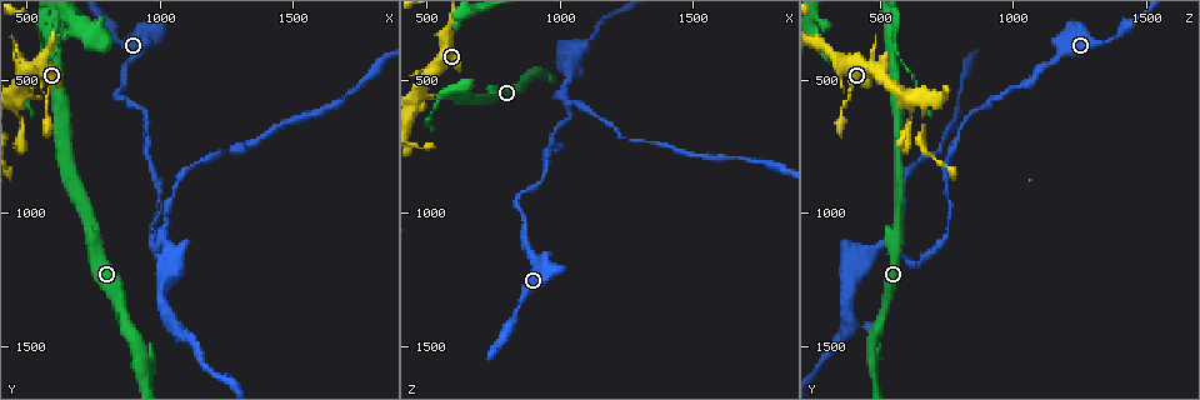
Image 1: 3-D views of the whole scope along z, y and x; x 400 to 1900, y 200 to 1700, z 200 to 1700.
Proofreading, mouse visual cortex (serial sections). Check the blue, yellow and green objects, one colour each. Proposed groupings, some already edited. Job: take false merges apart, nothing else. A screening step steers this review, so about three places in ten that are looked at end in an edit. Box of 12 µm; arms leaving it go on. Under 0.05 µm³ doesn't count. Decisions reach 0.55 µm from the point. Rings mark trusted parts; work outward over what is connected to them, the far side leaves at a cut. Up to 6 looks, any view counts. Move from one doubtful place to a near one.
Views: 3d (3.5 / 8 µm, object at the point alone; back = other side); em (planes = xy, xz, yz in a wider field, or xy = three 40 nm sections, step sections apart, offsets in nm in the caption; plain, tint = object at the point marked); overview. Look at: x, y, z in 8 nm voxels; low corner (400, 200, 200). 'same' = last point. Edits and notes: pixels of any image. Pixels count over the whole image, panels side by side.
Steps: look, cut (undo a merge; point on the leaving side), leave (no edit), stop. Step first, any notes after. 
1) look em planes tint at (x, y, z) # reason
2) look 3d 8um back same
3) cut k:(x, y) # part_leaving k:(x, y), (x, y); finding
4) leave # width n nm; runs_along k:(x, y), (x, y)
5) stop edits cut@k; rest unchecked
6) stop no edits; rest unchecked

look 3d 3.5um at (840, 570, 940) # abrupt turn

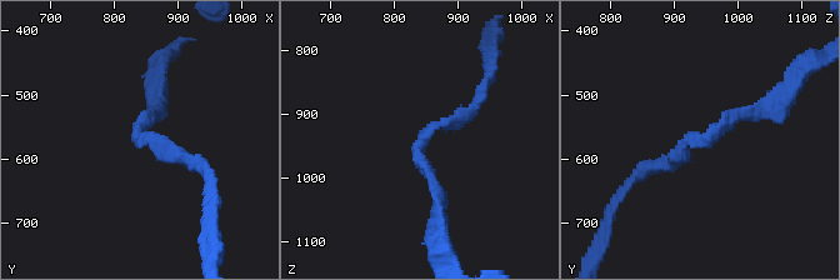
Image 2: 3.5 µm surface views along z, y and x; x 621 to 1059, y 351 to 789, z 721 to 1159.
look em planes tint at (845, 570, 945)

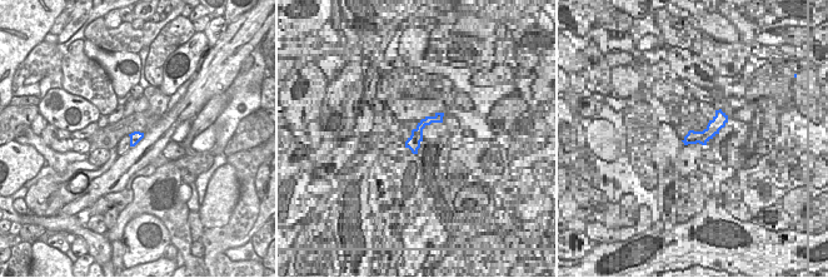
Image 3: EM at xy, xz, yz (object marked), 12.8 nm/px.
leave # arm_widths 200, 200 nm; all the same cell

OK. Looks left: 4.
look 3d 3.5um at (1050, 1200, 620)

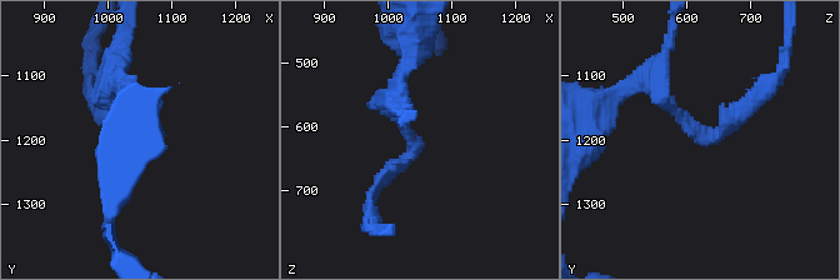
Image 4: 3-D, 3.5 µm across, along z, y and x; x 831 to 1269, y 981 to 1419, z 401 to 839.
look em xy step 2 tint at (1035, 1190, 625) # arm_widths 200, 250 nm

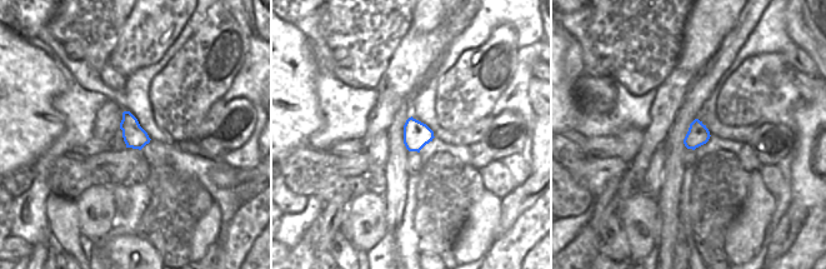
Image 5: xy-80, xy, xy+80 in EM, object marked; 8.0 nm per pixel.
leave # runs_along 4:(370, 199), (413, 154), (394, 90); one cell here

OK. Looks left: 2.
look 3d 3.5um at (1050, 1410, 380) # a fork

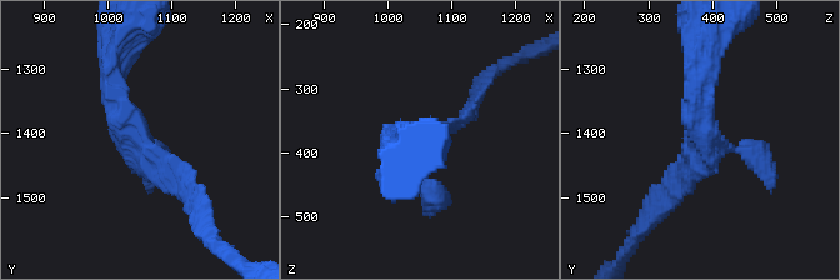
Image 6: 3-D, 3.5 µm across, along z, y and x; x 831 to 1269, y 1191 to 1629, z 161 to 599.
look em xy step 2 tint at (1050, 1410, 385) # now the EM

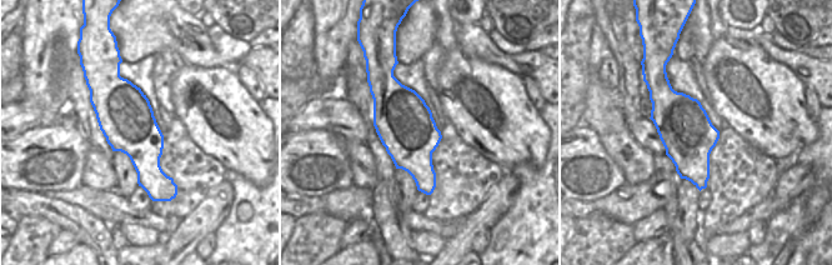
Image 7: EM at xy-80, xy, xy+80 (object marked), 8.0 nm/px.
leave # continuous, no second cell

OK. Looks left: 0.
stop no edits; rest unchecked

